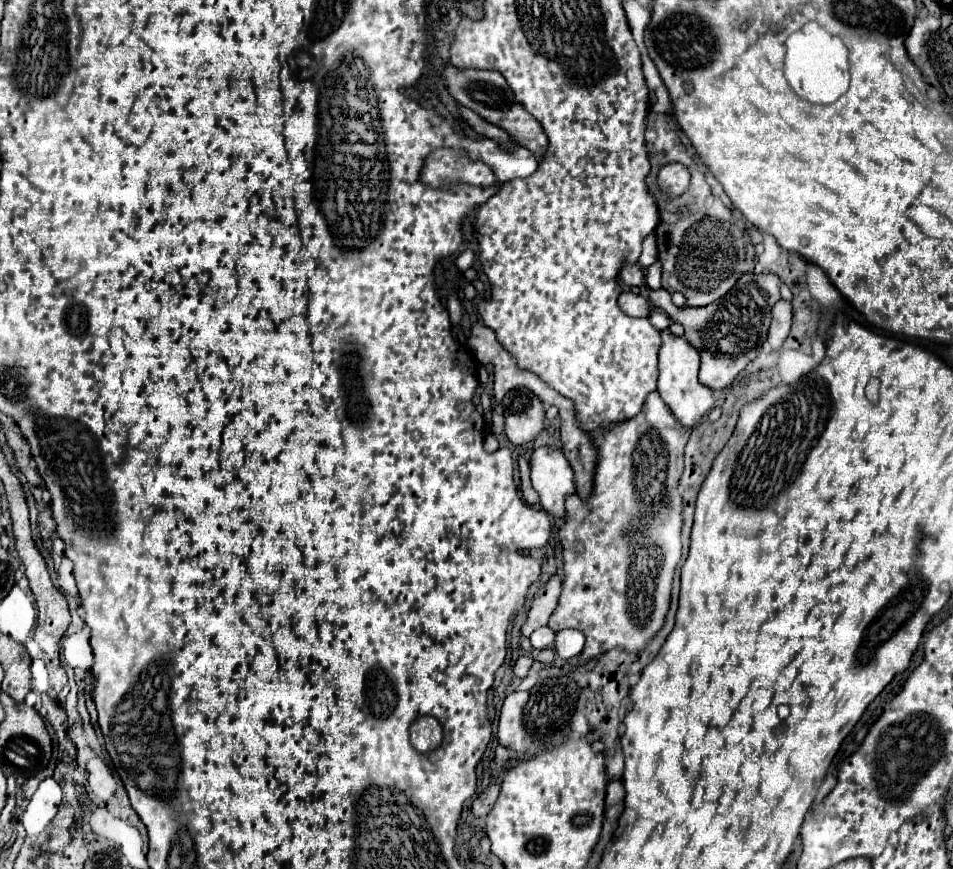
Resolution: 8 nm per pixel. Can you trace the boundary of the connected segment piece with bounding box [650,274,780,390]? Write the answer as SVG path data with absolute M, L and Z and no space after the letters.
M744 274L736 286L728 292L728 296L722 296L720 300L704 306L704 308L690 308L690 306L684 306L684 308L678 308L672 304L670 300L670 292L660 288L660 290L650 290L650 302L664 310L674 322L682 324L684 326L684 338L700 352L700 372L698 372L698 380L712 388L712 390L720 390L720 388L726 388L730 386L730 382L746 368L748 362L752 362L756 358L756 346L760 342L766 340L766 334L768 334L768 326L770 326L770 320L772 320L772 306L780 300L780 278L774 276L774 274Z

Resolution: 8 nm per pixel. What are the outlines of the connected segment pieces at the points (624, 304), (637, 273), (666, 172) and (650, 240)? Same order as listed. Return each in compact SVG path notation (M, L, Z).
M632 292L620 294L618 306L622 308L624 314L634 316L634 318L648 318L650 312L652 312L650 302L648 302L644 296L636 296L636 294L632 294Z
M626 264L622 270L620 270L620 280L624 280L624 284L628 286L644 286L644 270L638 266L638 264Z
M666 164L658 174L660 188L670 196L680 196L690 182L690 172L682 164Z
M654 232L646 236L646 240L642 242L642 256L638 260L638 264L646 270L648 266L652 266L656 262L656 236Z

